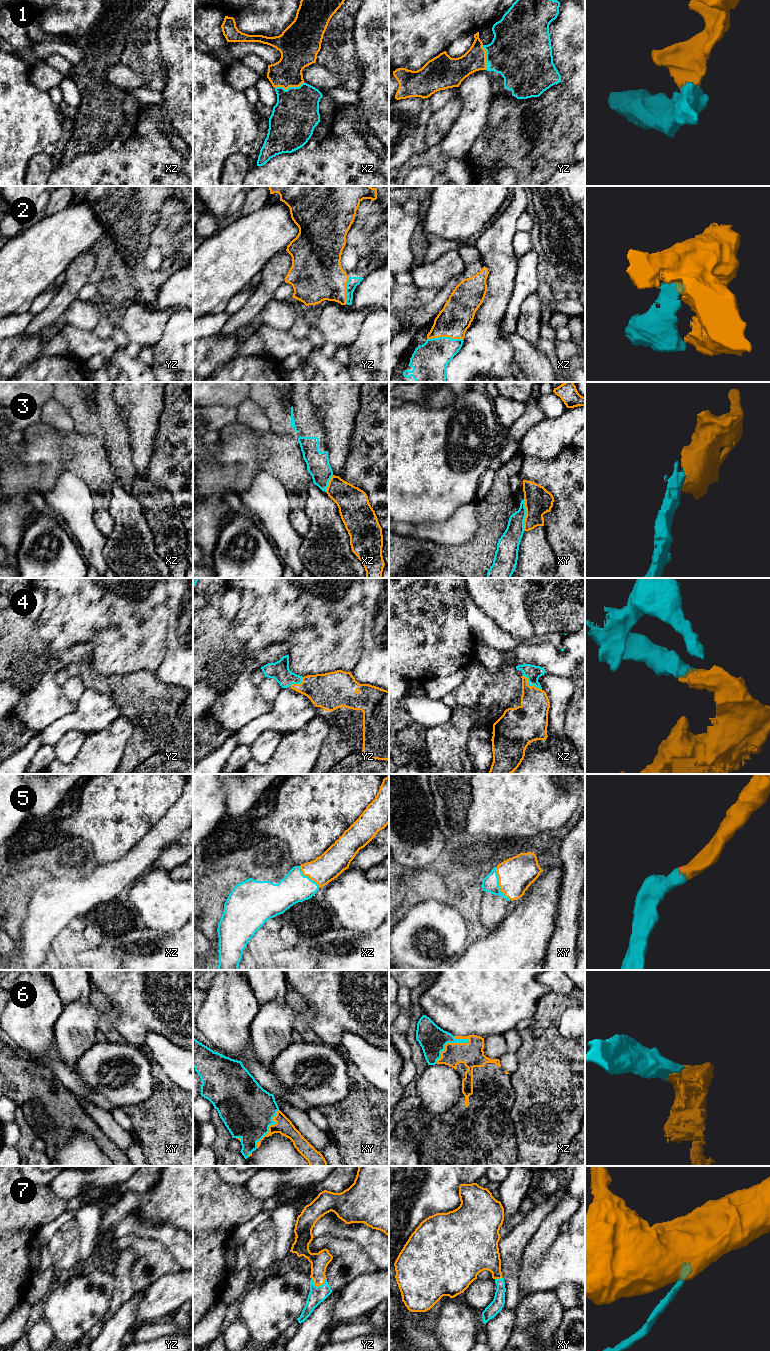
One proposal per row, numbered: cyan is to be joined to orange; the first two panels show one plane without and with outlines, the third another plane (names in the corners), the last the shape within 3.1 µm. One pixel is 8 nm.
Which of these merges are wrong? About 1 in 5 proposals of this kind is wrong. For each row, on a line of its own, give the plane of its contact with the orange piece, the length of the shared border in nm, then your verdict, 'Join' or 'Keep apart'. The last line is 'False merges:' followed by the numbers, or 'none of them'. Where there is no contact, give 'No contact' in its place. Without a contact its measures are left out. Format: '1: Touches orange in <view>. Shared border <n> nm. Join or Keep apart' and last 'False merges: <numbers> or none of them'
1: Touches orange in yz. Shared border 220 nm. Join
2: Touches orange in xz. Shared border 280 nm. Join
3: Touches orange in xy. Shared border 260 nm. Keep apart
4: Touches orange in xz. Shared border 200 nm. Join
5: Touches orange in xy. Shared border 280 nm. Join
6: Touches orange in xz. Shared border 320 nm. Join
7: Touches orange in yz. Shared border 130 nm. Join
False merges: 3

